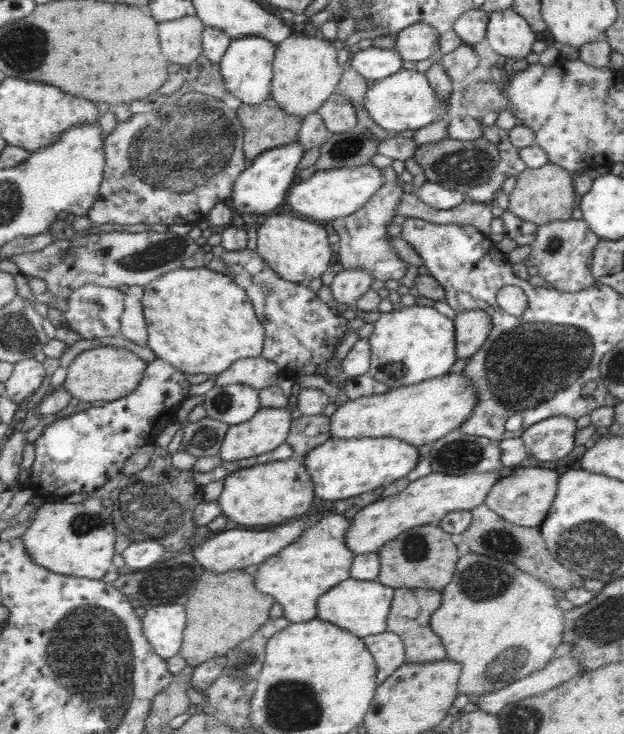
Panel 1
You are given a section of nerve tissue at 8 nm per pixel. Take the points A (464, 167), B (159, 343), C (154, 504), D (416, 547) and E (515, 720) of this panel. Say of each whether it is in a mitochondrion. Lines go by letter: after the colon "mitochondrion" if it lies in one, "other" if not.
A: mitochondrion
B: other
C: mitochondrion
D: mitochondrion
E: mitochondrion

